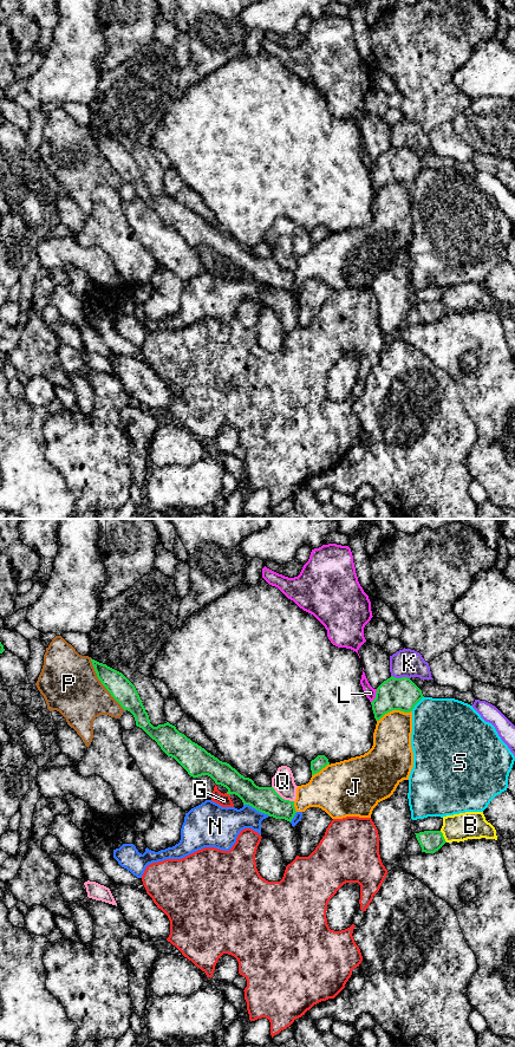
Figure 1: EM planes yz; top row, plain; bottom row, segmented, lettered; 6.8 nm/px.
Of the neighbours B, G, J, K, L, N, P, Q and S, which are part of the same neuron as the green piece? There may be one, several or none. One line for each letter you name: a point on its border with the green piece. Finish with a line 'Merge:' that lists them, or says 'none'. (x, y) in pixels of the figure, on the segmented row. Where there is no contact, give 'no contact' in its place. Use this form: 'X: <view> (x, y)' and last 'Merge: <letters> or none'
Merge: none

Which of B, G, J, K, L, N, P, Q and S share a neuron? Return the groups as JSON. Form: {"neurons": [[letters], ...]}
{"neurons": [["B"], ["G"], ["J", "N"], ["K"], ["L"], ["P"], ["Q"], ["S"]]}

